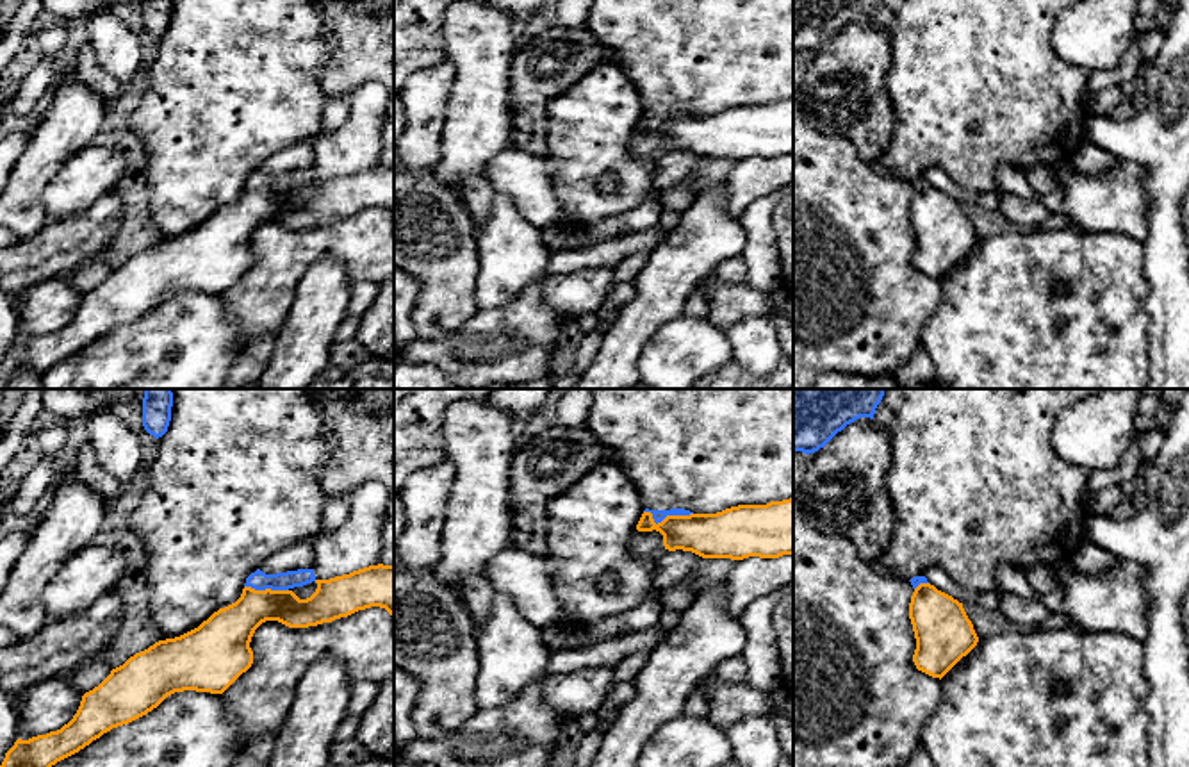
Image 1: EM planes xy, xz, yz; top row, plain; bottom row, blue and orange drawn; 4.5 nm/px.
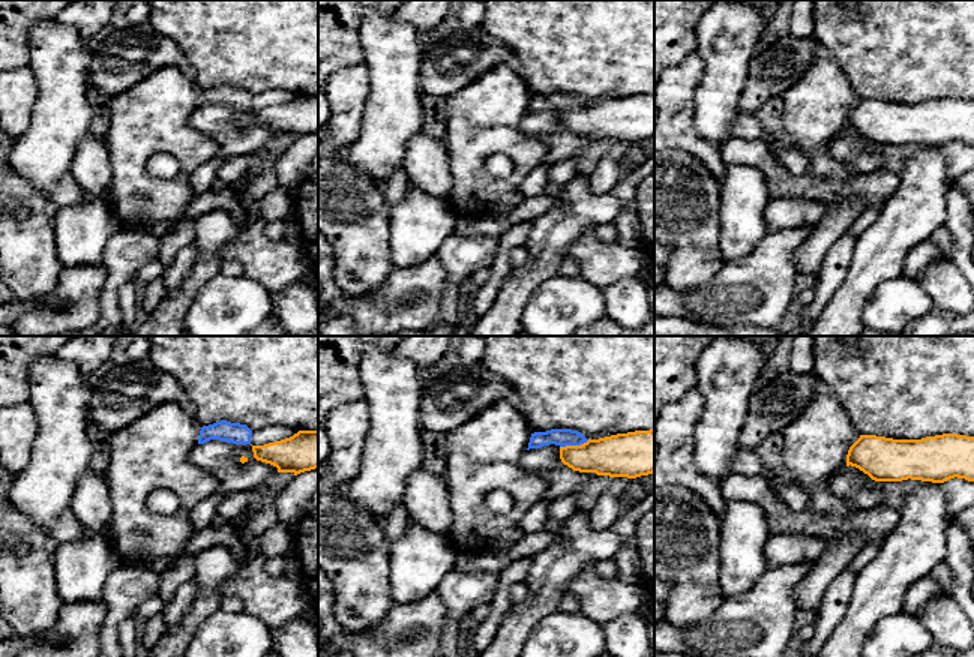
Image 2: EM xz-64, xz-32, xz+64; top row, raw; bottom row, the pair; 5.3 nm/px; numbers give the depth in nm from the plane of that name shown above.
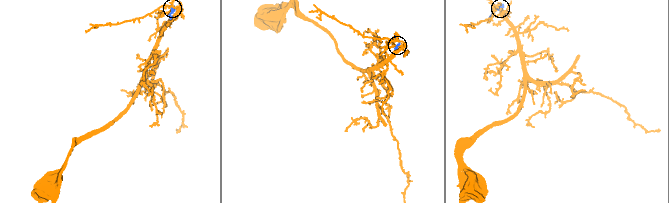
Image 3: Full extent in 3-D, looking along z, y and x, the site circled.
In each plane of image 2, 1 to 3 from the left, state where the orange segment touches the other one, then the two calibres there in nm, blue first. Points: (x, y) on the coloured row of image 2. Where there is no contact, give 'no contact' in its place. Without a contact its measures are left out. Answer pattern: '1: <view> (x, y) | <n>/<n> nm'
1: no contact
2: xz-32 (574, 444) | 100/220 nm
3: no contact

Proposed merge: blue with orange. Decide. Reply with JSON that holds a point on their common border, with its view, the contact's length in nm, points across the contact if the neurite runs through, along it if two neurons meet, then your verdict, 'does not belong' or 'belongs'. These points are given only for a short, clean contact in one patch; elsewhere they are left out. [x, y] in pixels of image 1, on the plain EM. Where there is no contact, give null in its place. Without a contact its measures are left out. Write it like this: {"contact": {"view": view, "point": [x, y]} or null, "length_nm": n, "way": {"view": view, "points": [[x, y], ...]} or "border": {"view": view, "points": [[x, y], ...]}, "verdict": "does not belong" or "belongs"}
{"contact": {"view": "xz", "point": [667, 115]}, "length_nm": 220, "border": {"view": "xz", "points": [[644, 111], [656, 123], [667, 116], [688, 116], [692, 113]]}, "verdict": "does not belong"}

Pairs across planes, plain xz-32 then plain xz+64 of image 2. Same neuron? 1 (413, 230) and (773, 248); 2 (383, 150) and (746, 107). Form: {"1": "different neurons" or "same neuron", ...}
{"1": "different neurons", "2": "different neurons"}

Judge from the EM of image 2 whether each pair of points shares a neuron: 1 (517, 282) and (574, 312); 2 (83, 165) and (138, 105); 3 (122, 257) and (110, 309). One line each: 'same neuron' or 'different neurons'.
1: different neurons
2: different neurons
3: same neuron

